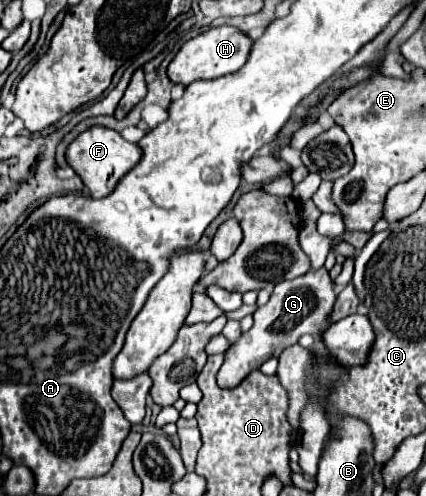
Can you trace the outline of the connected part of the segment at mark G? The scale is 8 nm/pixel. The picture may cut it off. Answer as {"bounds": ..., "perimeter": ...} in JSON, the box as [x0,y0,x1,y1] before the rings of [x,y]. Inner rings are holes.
{"bounds":[218,269,336,389],"perimeter":[[[326,269],[308,271],[302,277],[276,285],[270,301],[254,313],[254,325],[250,327],[250,331],[242,333],[242,337],[228,347],[224,363],[218,371],[218,385],[222,389],[234,389],[246,379],[250,371],[258,369],[266,359],[274,357],[274,353],[278,357],[286,347],[296,345],[300,335],[318,335],[322,329],[328,327],[328,313],[332,311],[334,301],[336,293]]]}

